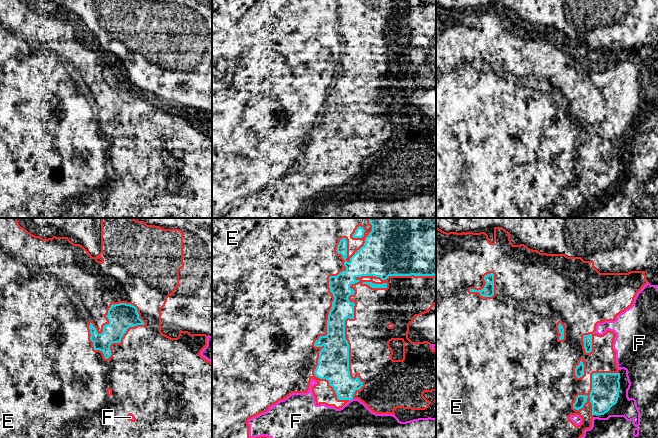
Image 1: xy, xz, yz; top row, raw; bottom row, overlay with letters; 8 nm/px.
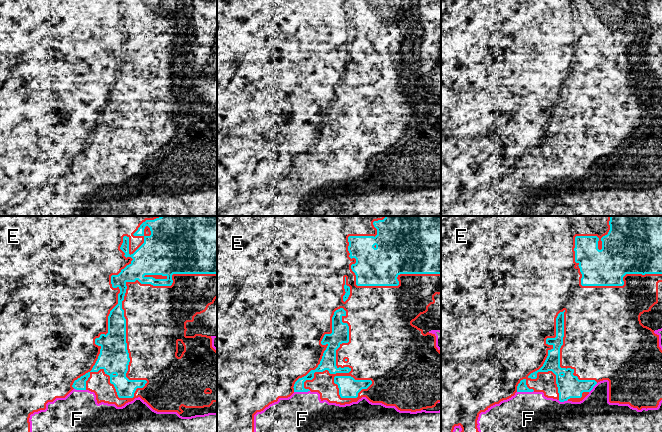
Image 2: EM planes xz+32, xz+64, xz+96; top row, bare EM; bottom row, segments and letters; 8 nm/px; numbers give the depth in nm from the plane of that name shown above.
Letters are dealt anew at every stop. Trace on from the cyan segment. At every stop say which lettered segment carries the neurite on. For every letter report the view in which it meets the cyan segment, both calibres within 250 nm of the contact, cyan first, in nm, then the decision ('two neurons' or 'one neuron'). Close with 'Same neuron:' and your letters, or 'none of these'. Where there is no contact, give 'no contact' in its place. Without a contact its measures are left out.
E: meets cyan in xz; 200 nm thick on the cyan side, 480 nm on the other; two neurons
F: meets cyan in xz; 190 nm thick on the cyan side, 420 nm on the other; two neurons
Same neuron: none of these

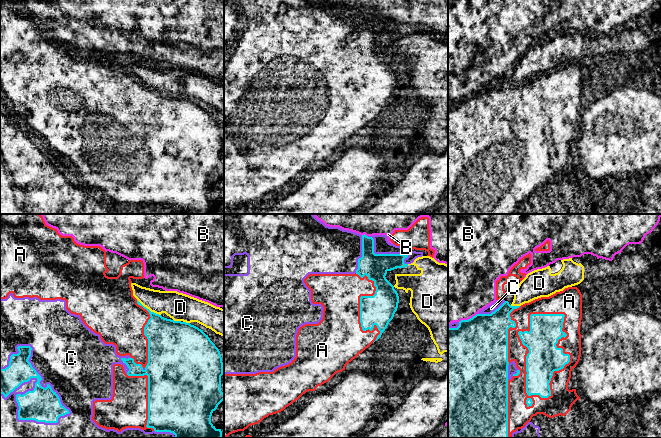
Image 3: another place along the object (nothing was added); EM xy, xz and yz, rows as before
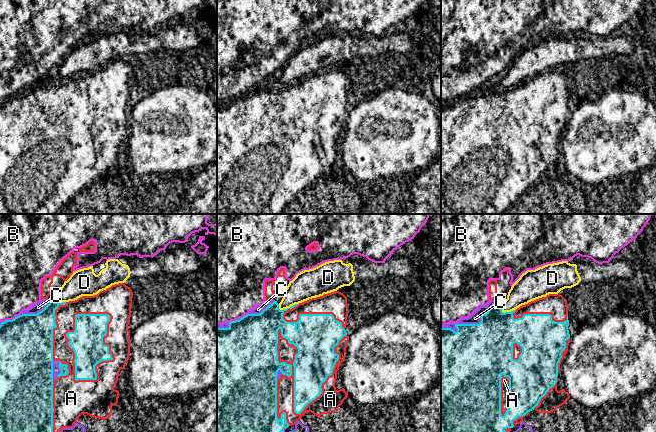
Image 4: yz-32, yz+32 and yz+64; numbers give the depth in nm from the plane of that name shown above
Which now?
A: meets cyan in yz; 260 nm thick on the cyan side, 150 nm on the other; one neuron
B: meets cyan in yz; 480 nm thick on the cyan side, 480 nm on the other; two neurons
C: meets cyan in xy; 280 nm thick on the cyan side, 400 nm on the other; two neurons
D: meets cyan in xy; 280 nm thick on the cyan side, 220 nm on the other; two neurons
Same neuron: A

